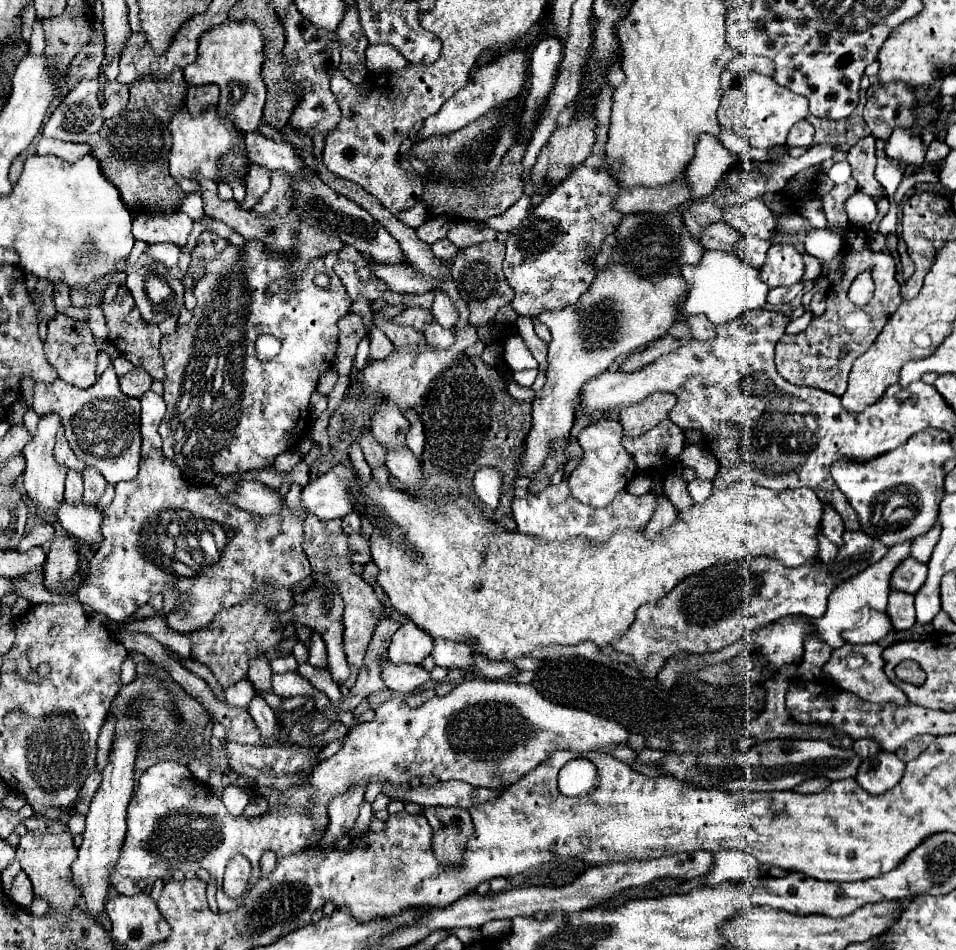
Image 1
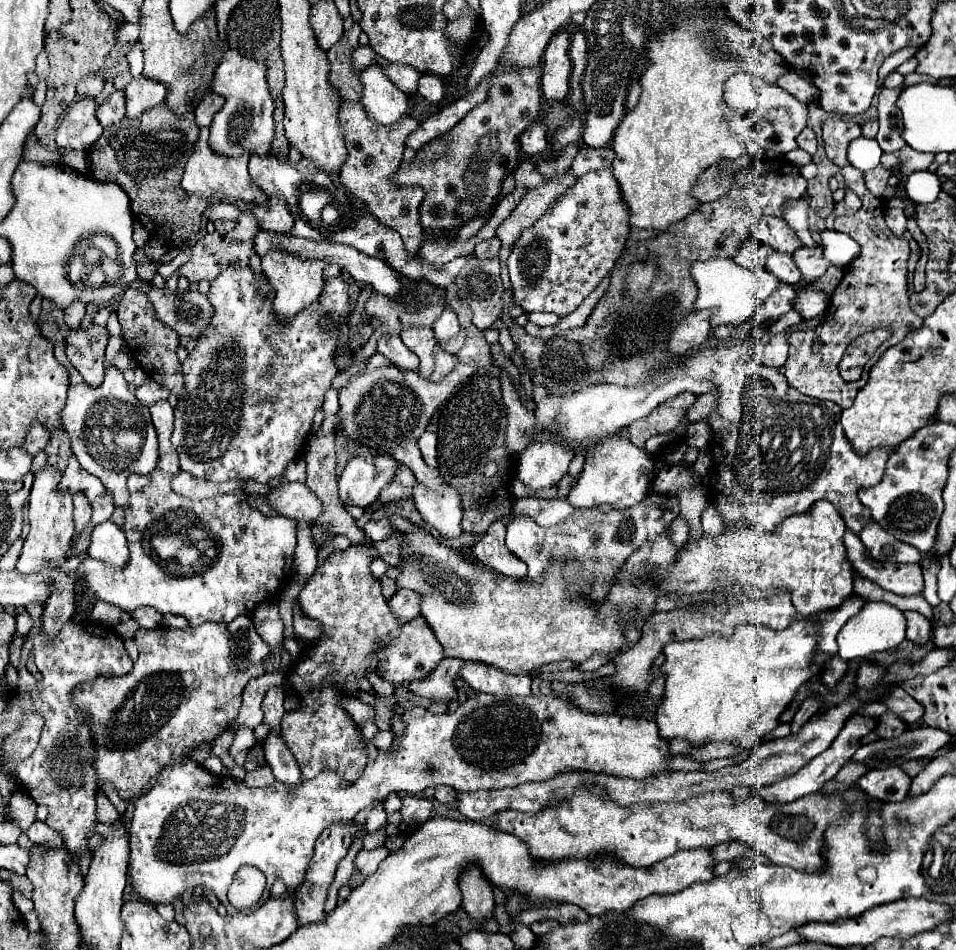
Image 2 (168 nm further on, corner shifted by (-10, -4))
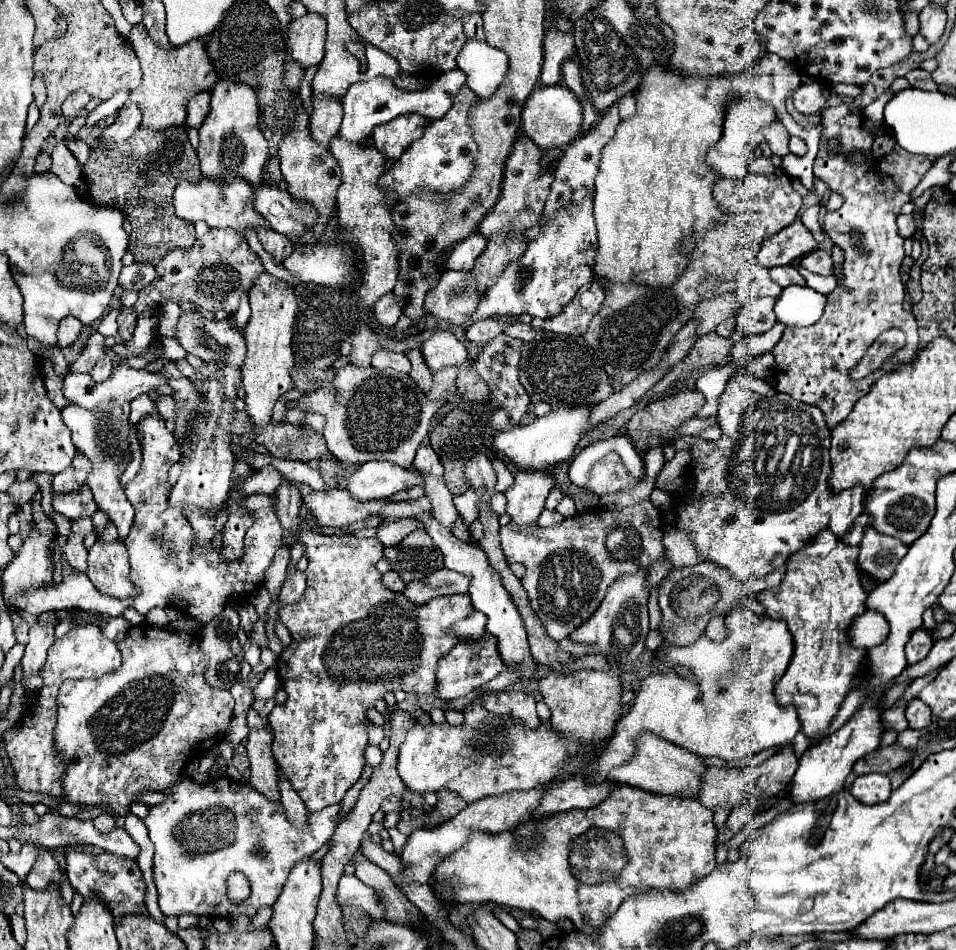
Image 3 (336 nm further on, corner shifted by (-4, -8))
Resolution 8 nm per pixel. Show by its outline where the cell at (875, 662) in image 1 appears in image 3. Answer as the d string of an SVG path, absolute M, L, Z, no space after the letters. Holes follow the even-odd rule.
M914 698L906 706L906 720L908 720L910 728L926 728L928 724L932 724L932 712L922 700Z

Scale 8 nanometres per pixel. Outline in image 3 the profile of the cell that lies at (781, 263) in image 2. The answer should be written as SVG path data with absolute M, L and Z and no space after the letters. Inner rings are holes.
M776 266L776 268L770 268L770 276L772 280L780 286L780 288L786 288L790 284L806 284L804 278L800 276L800 272L794 268L794 266Z

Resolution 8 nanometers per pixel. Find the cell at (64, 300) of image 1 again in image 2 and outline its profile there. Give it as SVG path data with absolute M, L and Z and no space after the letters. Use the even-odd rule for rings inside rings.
M82 302L70 304L70 308L66 308L64 312L64 322L68 324L68 328L78 328L84 318L84 312L86 312L86 306Z

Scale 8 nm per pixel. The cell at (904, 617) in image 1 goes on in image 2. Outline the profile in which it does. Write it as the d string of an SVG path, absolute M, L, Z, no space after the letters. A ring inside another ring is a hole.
M904 612L906 618L906 640L924 646L930 640L930 622L918 612Z

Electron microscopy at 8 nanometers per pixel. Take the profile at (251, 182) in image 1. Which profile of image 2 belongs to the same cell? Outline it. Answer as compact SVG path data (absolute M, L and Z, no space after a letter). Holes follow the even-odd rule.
M250 208L242 210L242 216L236 222L236 228L230 230L228 234L220 234L217 231L212 234L206 234L204 238L200 238L192 248L192 256L186 264L182 264L178 268L178 276L188 278L188 282L200 282L200 280L208 280L212 282L224 268L244 268L250 264L250 256L256 254L254 250L254 236L258 232L258 222L254 220L254 214L250 212Z

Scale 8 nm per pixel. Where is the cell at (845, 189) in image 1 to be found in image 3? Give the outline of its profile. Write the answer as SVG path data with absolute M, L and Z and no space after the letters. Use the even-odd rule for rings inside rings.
M840 104L832 110L822 110L820 126L822 126L820 152L814 162L814 176L824 180L832 192L836 192L844 198L844 204L836 212L828 212L824 218L826 234L832 238L834 244L838 244L844 250L844 256L846 256L844 258L844 280L836 286L836 290L832 294L826 296L824 316L814 326L808 326L808 328L786 328L780 342L774 346L772 352L776 358L776 364L774 364L776 390L790 394L792 398L796 398L804 404L818 406L826 416L828 428L834 428L838 422L842 422L850 414L856 400L868 392L868 388L876 382L876 378L880 378L882 374L892 370L892 366L896 366L896 362L898 364L910 362L918 350L918 324L914 320L914 314L906 312L902 308L904 284L900 278L900 264L904 258L904 238L898 234L896 218L898 218L904 202L908 202L906 194L910 194L916 188L916 184L924 178L924 172L928 172L928 168L932 168L932 160L928 156L918 156L918 154L904 152L902 148L894 148L896 142L892 140L892 136L888 132L884 132L884 128L864 132L862 130L862 112L854 104ZM830 140L838 142L838 152L828 150ZM852 148L860 148L866 154L868 164L864 164L860 168L850 166L846 156L850 154ZM888 328L900 328L906 334L906 346L900 348L898 352L894 352L894 356L884 360L884 364L878 370L874 370L872 374L868 374L866 378L850 380L848 370L854 368L854 364L866 354L868 346L880 336L880 332L884 332Z

